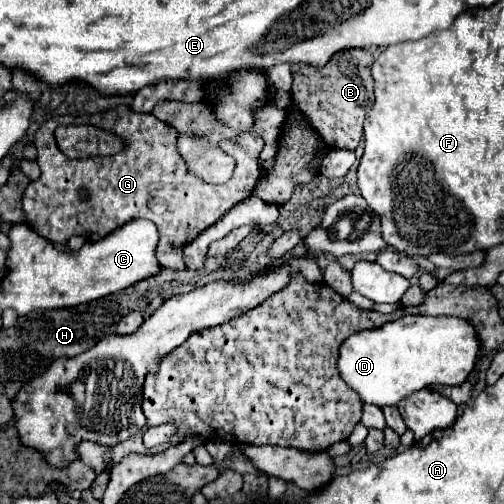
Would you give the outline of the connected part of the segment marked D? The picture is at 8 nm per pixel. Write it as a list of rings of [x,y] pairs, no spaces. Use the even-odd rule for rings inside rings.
[[[404,316],[374,330],[362,330],[340,346],[338,370],[366,404],[396,406],[402,398],[434,386],[460,386],[480,354],[476,328],[456,316]]]

